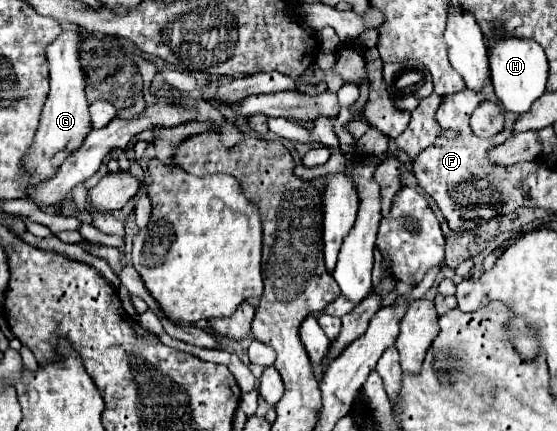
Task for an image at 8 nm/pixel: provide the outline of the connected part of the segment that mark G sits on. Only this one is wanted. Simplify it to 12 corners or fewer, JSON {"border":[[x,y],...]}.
{"border":[[79,31],[47,47],[51,89],[23,157],[27,189],[91,131]]}

